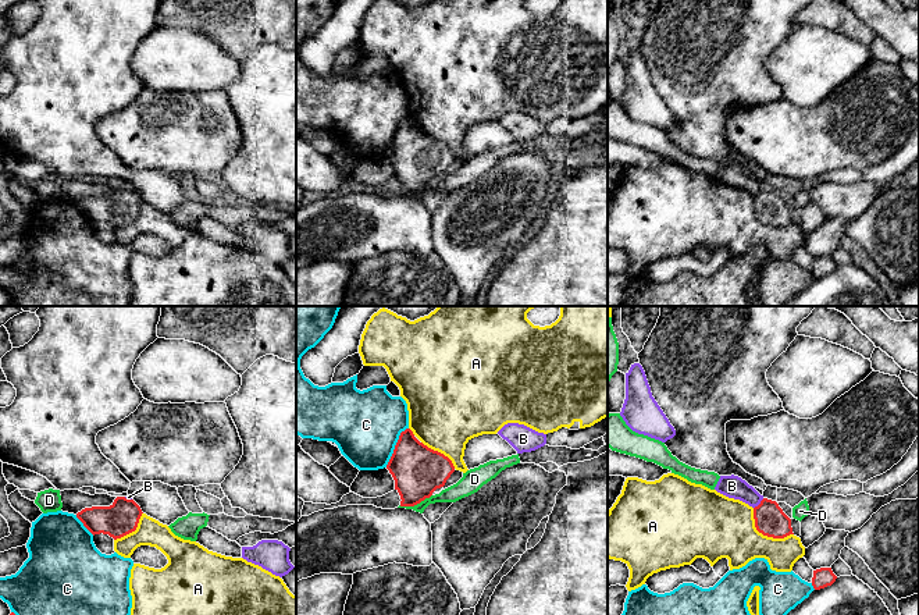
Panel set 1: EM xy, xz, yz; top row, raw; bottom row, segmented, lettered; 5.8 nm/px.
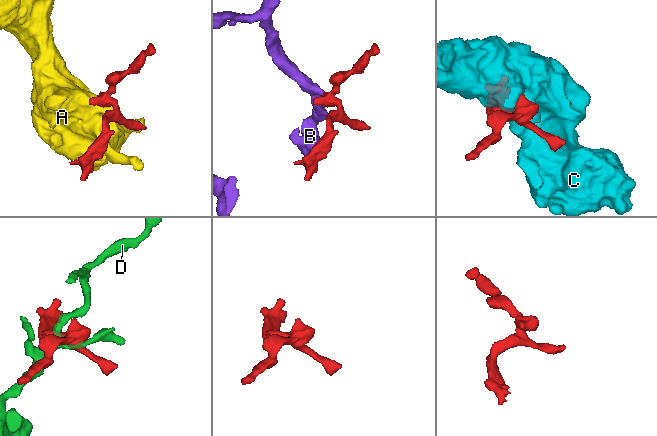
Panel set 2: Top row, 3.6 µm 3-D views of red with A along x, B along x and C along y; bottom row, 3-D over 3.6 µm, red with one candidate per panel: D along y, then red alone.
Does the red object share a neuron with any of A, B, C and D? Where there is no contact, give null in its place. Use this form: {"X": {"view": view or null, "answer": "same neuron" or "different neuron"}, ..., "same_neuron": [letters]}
{"A": {"view": "yz", "answer": "different neuron"}, "B": {"view": "yz", "answer": "different neuron"}, "C": {"view": "xz", "answer": "different neuron"}, "D": {"view": "xz", "answer": "different neuron"}, "same_neuron": []}

